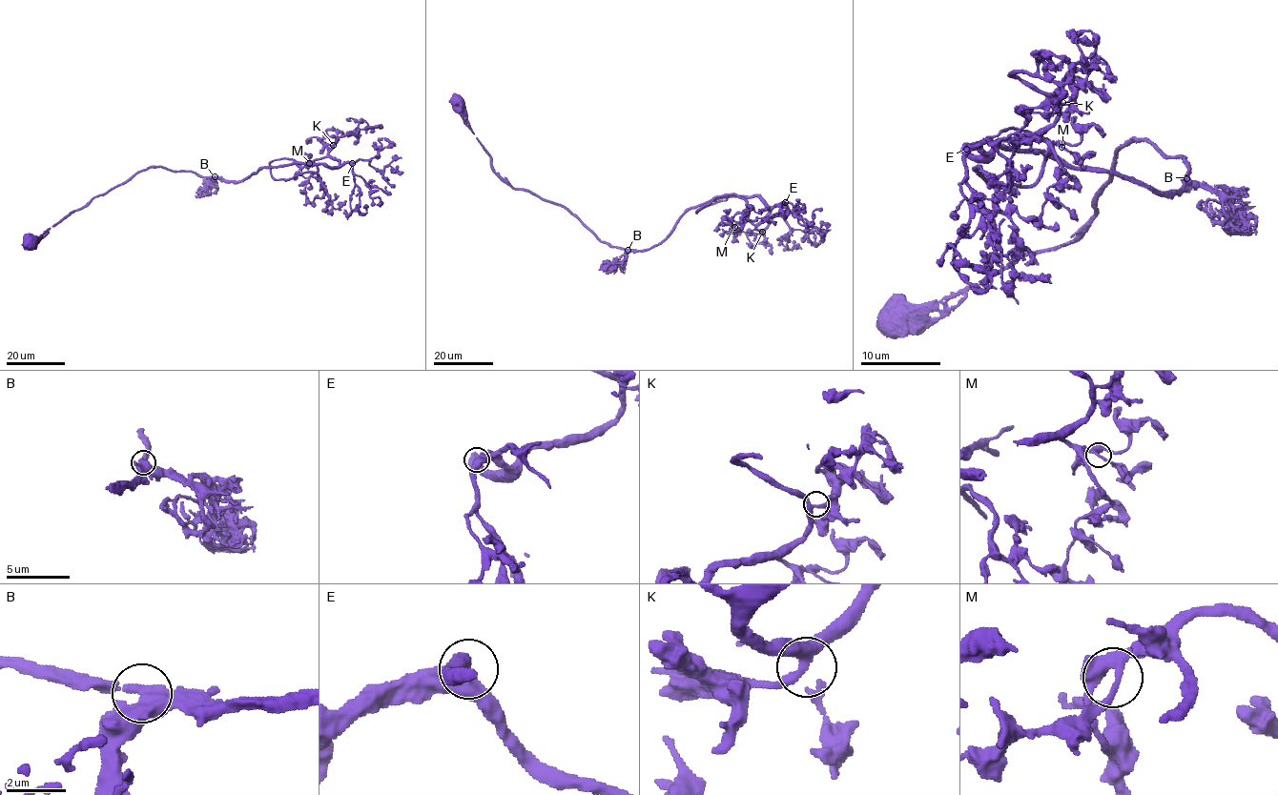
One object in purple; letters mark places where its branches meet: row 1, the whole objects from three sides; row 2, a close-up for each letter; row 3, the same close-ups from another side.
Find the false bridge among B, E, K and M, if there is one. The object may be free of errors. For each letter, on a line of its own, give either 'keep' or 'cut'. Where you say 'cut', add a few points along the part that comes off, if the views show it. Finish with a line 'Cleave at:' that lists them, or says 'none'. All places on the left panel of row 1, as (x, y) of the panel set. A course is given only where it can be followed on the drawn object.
B: keep
E: keep
K: keep
M: keep
Cleave at: none

